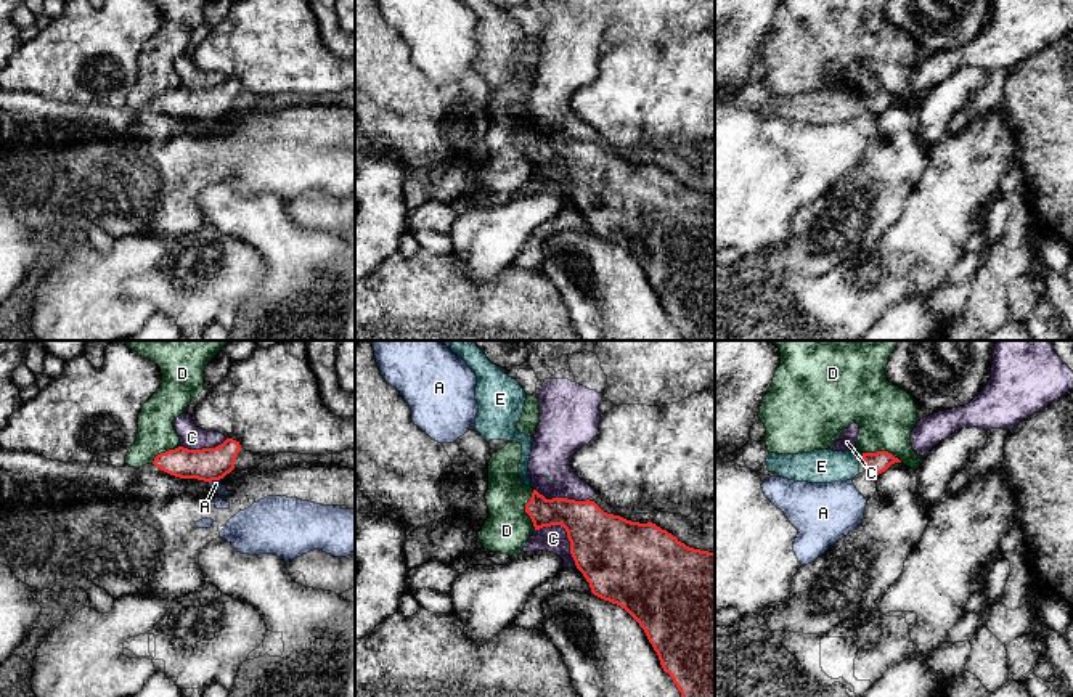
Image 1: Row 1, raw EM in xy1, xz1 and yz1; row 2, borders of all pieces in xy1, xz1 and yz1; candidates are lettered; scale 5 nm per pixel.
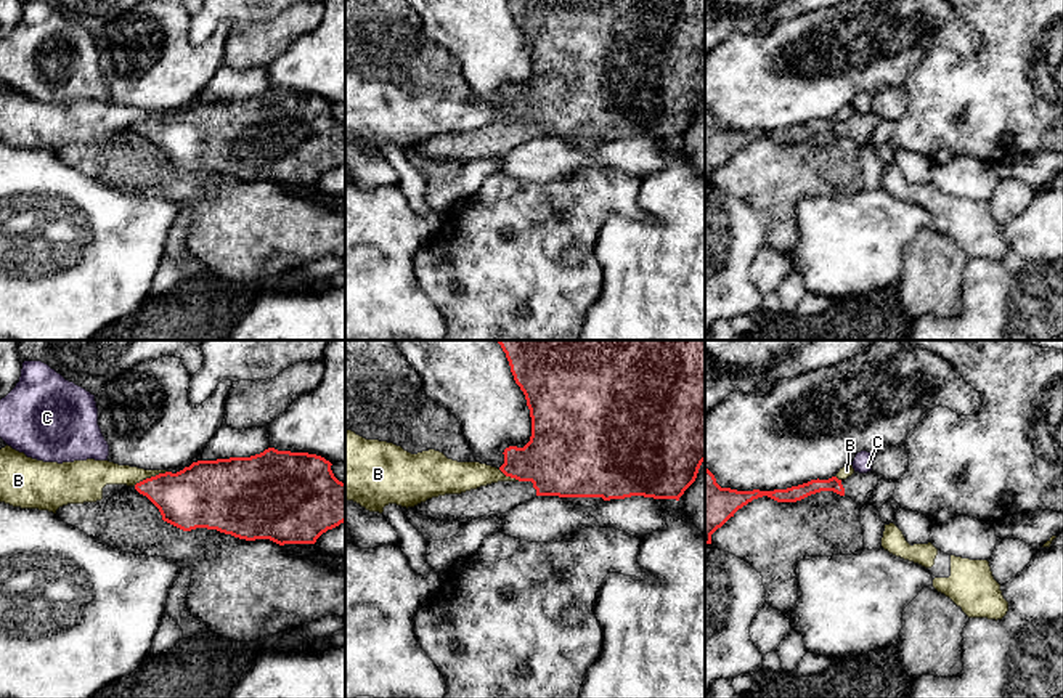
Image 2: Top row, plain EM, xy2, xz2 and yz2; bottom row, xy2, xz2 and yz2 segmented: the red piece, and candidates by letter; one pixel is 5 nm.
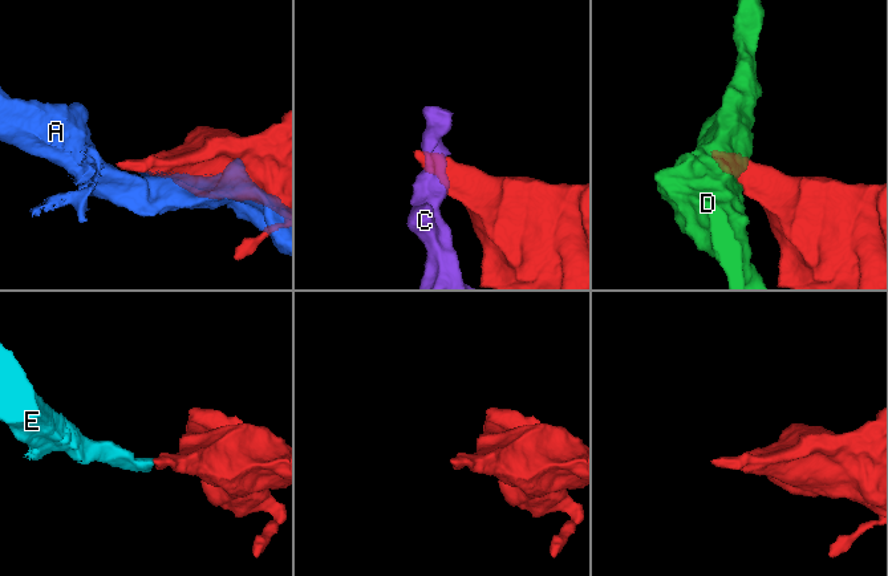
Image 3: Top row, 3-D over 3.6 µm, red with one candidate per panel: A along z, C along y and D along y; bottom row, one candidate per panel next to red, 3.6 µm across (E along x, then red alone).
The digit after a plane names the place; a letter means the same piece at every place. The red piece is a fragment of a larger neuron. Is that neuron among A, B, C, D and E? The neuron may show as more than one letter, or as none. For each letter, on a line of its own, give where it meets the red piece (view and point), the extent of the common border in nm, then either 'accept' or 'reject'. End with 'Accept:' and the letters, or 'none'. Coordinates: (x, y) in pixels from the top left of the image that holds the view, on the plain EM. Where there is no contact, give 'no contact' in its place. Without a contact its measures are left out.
A: meets red in xy1 at (214, 119); contact 80 nm long; reject
B: meets red in xy2 at (151, 117); contact 180 nm long; reject
C: meets red in xz1 at (567, 175); contact 300 nm long; reject
D: meets red in xz1 at (526, 150); contact 200 nm long; reject
E: meets red in yz1 at (863, 95); contact 30 nm long; accept
Accept: E

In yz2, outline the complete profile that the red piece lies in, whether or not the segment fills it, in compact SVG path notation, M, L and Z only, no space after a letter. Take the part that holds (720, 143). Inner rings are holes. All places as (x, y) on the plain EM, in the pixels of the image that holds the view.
M705 108L705 185L711 185L711 175L721 168L734 154L753 140L768 136L777 143L796 143L821 132L833 132L851 138L857 146L870 143L878 117L874 111L854 112L846 120L832 117L829 120L811 120L808 124L774 132L737 132L721 128L715 116Z

